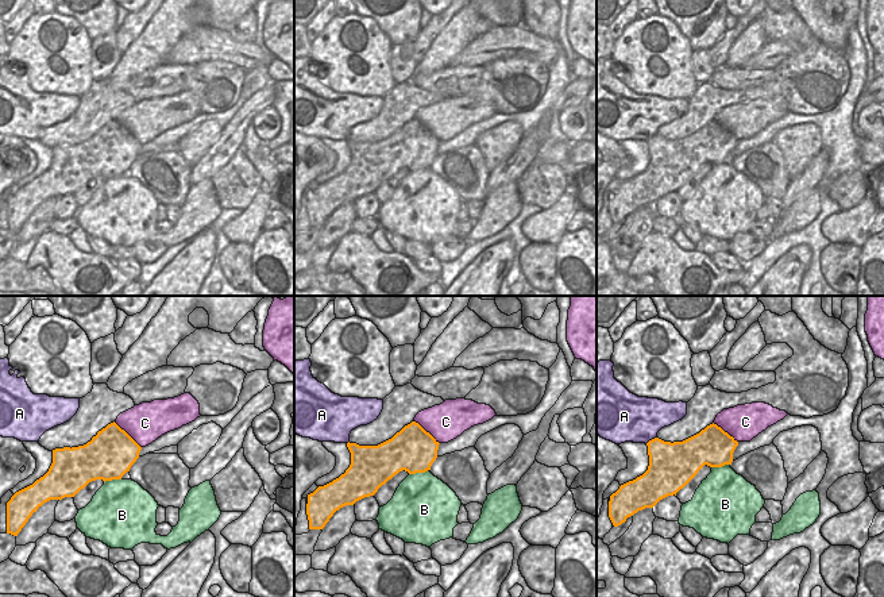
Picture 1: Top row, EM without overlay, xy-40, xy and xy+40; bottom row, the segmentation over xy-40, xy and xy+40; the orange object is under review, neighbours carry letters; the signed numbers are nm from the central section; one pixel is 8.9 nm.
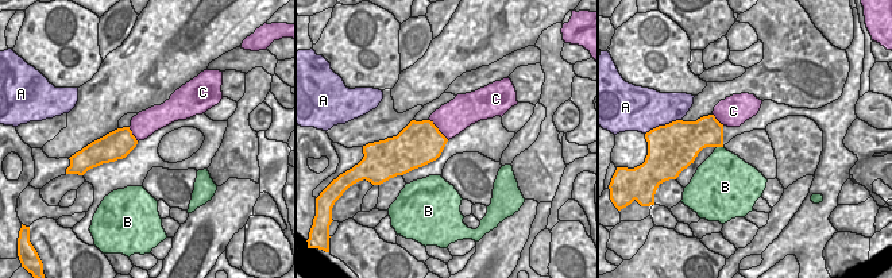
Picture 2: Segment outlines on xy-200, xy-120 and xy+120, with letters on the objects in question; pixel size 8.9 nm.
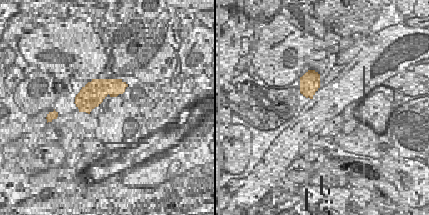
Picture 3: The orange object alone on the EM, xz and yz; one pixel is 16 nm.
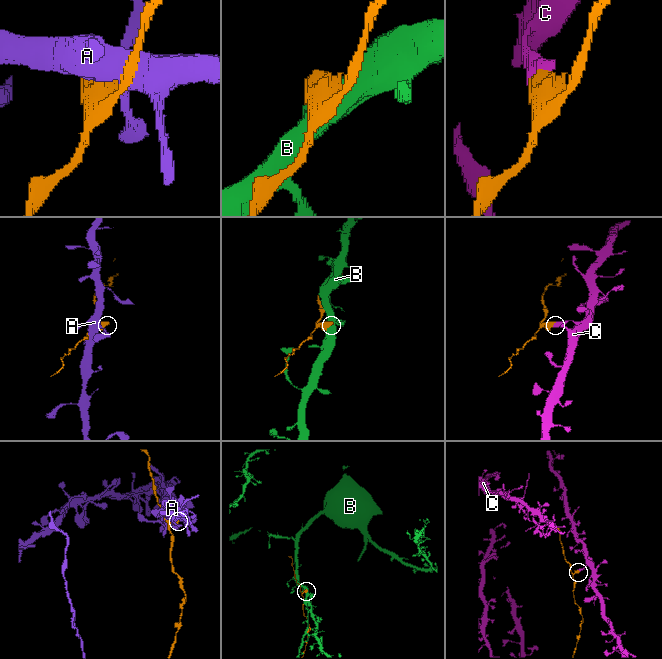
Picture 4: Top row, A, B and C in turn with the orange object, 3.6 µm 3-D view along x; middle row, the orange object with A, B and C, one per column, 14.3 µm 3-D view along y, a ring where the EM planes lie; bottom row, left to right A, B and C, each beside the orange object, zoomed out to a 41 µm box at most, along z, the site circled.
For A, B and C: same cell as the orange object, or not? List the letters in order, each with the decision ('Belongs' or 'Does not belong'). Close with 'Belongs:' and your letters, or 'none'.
A: Does not belong
B: Does not belong
C: Does not belong
Belongs: none

